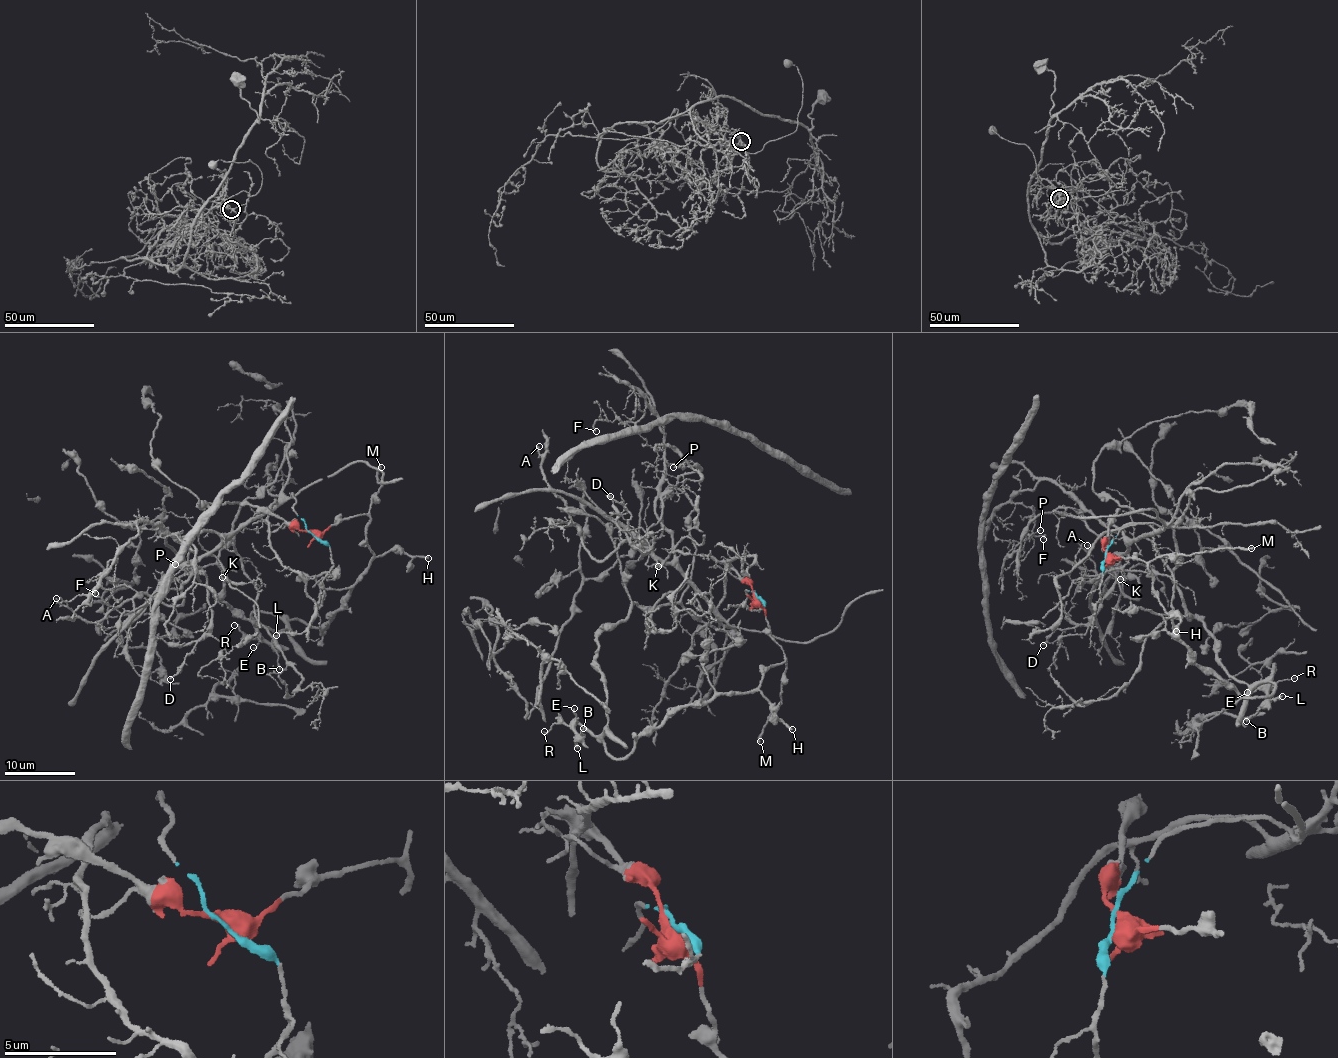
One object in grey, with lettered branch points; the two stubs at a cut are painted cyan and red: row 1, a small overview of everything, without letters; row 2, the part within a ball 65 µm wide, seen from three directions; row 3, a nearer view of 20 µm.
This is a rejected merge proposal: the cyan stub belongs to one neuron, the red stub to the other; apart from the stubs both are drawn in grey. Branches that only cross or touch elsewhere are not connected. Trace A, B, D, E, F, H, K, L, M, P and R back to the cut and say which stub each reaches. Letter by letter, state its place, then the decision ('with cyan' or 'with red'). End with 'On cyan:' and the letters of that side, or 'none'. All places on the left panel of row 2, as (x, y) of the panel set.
A: place (56, 598); with cyan
B: place (279, 669); with red
D: place (170, 679); with cyan
E: place (253, 647); with red
F: place (95, 593); with cyan
H: place (428, 558); with red
K: place (222, 577); with cyan
L: place (276, 635); with red
M: place (381, 467); with red
P: place (175, 564); with cyan
R: place (234, 625); with red
On cyan: A, D, F, K, P

